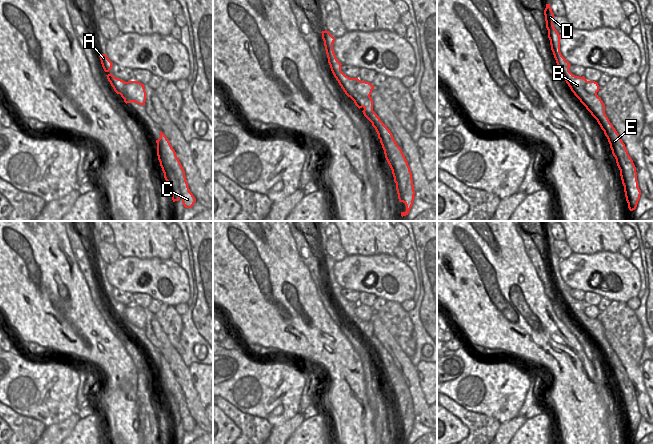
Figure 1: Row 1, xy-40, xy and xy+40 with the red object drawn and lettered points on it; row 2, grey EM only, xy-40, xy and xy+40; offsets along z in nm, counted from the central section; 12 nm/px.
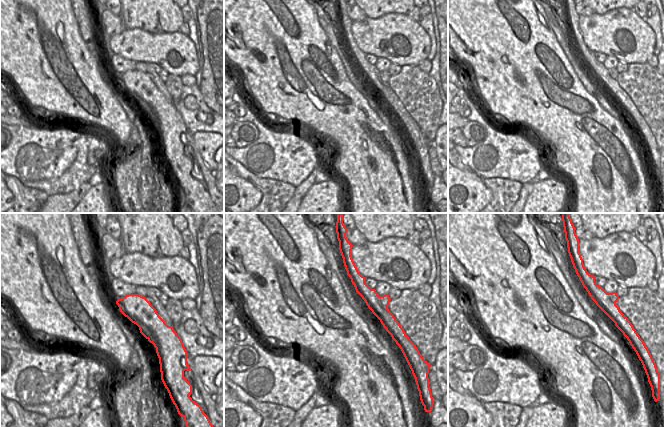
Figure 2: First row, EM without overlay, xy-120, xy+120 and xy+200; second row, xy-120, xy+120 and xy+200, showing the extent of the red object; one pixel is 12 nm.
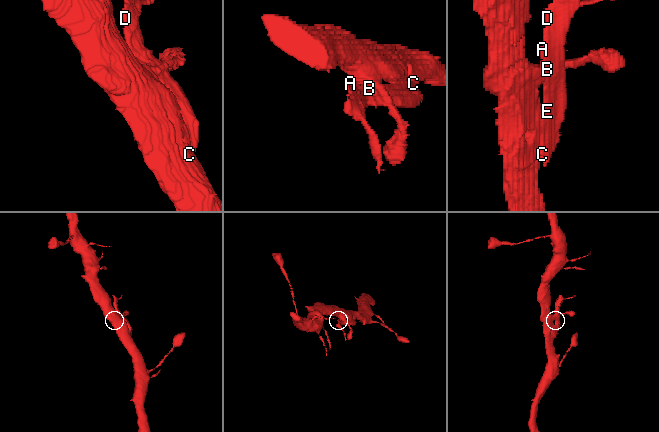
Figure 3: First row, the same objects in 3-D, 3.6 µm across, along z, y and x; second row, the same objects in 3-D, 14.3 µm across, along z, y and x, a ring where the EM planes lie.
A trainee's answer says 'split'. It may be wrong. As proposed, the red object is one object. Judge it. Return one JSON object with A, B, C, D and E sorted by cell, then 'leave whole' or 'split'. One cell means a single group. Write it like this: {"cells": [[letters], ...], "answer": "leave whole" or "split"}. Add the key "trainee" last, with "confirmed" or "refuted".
{"cells": [["A", "B", "D", "E"], ["C"]], "answer": "split", "trainee": "confirmed"}

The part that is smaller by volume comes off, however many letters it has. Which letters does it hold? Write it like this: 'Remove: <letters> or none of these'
Remove: A, B, D, E

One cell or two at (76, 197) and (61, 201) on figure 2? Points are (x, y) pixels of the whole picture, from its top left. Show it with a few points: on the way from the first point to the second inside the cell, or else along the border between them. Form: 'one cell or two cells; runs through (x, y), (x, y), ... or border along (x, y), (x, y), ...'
one cell; runs through (72, 199), (65, 201)

